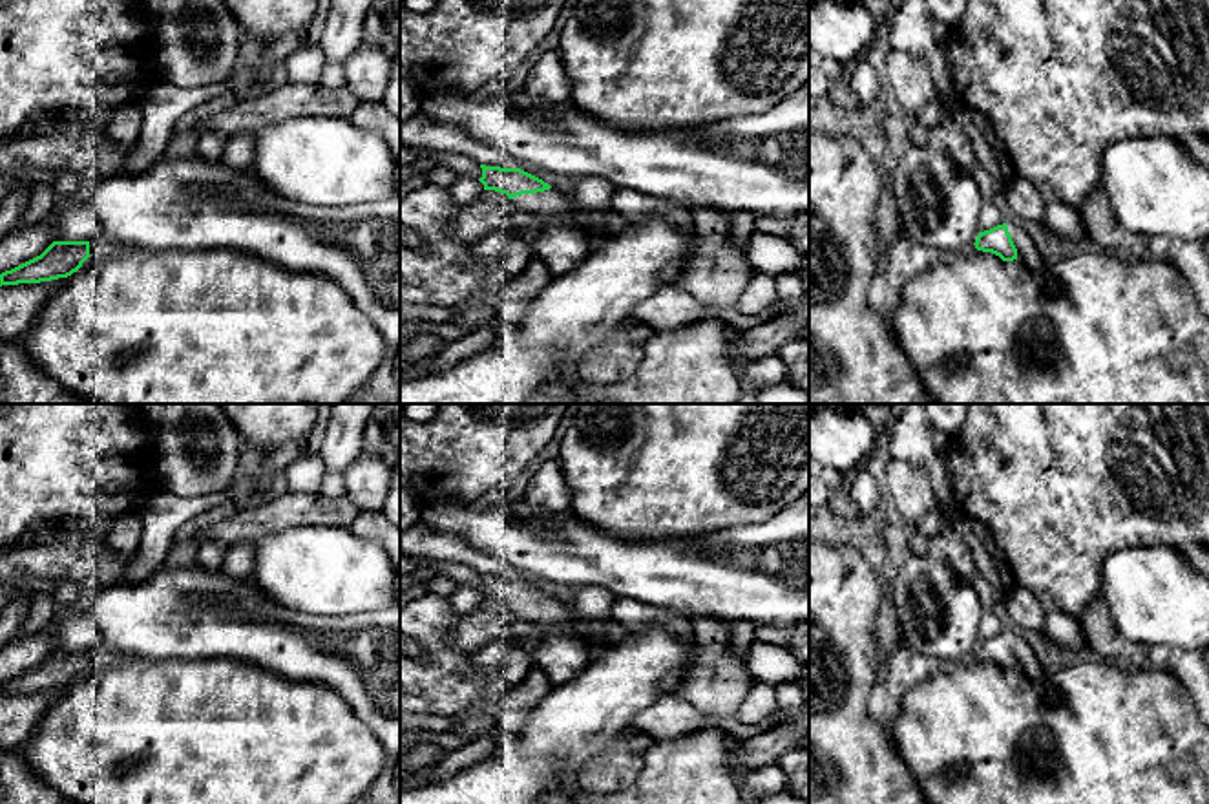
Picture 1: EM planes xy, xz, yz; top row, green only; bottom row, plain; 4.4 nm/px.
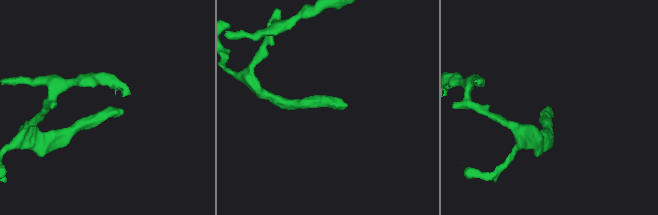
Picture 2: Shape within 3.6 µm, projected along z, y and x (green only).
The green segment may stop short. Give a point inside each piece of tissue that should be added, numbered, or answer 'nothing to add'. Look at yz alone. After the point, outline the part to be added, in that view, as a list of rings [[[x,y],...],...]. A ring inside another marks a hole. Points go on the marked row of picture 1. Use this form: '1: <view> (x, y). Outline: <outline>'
1: yz (1027, 253). Outline: [[[1008,221],[1006,227],[1017,249],[1017,259],[1025,263],[1030,272],[1043,270],[1046,265],[1034,243],[1032,232],[1014,221]]]

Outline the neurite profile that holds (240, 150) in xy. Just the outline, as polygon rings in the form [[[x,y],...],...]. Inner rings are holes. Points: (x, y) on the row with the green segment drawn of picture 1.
[[[236,133],[230,135],[219,161],[234,170],[250,170],[254,153],[256,153],[256,135]]]

